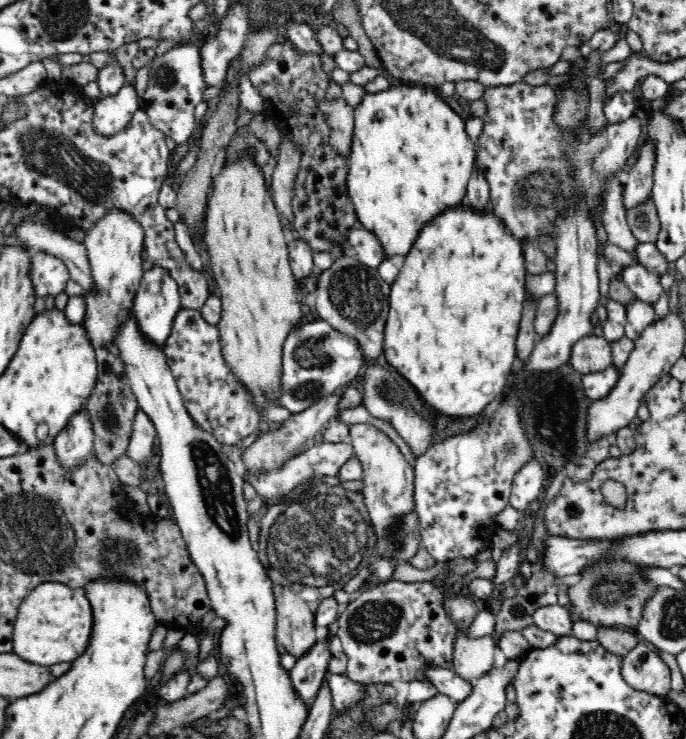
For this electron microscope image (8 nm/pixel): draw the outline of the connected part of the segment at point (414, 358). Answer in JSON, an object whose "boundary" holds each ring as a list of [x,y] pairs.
{"boundary":[[[462,200],[460,204],[444,208],[438,216],[430,218],[418,232],[418,238],[414,240],[410,252],[404,255],[404,264],[392,282],[389,292],[389,313],[385,326],[384,354],[386,360],[396,368],[400,375],[417,388],[419,394],[437,412],[458,417],[469,417],[478,414],[490,404],[496,395],[502,393],[508,382],[508,374],[512,370],[512,364],[516,362],[516,341],[518,326],[522,316],[522,304],[527,299],[527,269],[525,266],[525,254],[523,242],[507,229],[504,220],[493,211],[477,210],[470,202]]]}

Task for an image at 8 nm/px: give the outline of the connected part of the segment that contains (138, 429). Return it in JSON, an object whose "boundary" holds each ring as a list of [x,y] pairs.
{"boundary":[[[142,410],[136,411],[132,423],[132,434],[127,446],[127,453],[134,462],[140,461],[144,464],[149,462],[152,455],[157,453],[157,432],[150,417]]]}

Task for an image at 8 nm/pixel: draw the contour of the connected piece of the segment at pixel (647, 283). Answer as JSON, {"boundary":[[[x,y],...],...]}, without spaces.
{"boundary":[[[639,264],[634,267],[622,267],[618,273],[619,279],[631,290],[633,296],[644,302],[655,304],[663,291],[657,276]]]}

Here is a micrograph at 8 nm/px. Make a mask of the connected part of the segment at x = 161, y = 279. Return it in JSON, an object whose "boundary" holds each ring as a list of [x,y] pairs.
{"boundary":[[[153,265],[143,273],[142,281],[133,300],[134,317],[138,319],[145,336],[161,348],[170,334],[171,324],[181,306],[181,298],[176,280],[162,266]]]}

